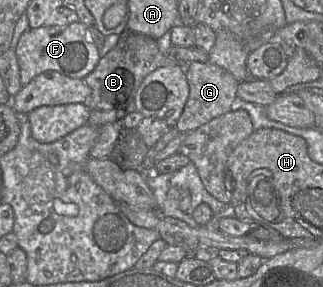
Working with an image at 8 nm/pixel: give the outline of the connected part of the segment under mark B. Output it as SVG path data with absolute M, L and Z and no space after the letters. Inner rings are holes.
M130 31L119 36L117 44L84 77L90 95L83 103L89 110L125 110L134 101L136 92L145 77L159 67L179 64L160 52L155 39Z

